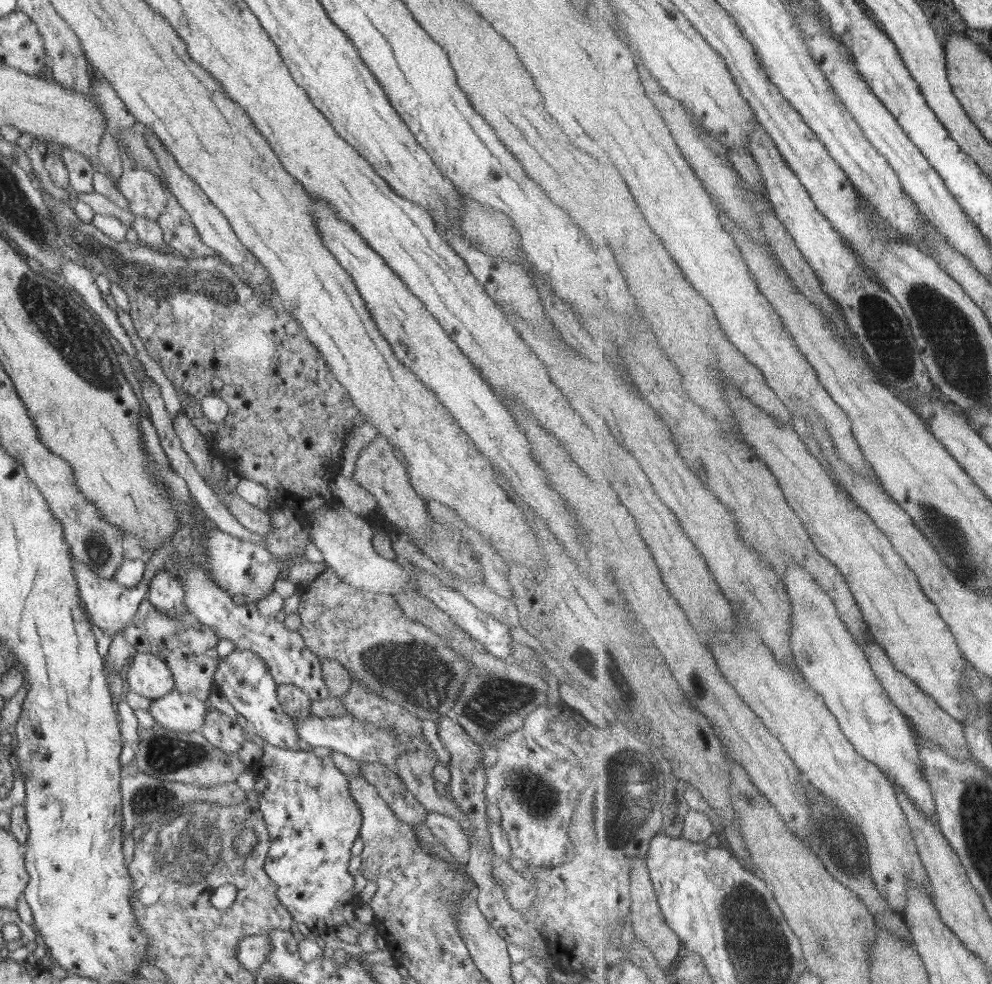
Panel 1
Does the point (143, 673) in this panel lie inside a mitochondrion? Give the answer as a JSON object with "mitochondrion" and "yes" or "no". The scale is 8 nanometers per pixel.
{"mitochondrion":"no"}

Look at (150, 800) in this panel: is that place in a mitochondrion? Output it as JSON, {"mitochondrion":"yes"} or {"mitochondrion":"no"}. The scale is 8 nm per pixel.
{"mitochondrion":"yes"}

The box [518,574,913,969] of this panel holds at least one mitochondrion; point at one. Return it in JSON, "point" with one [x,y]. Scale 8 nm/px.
{"point":[624,817]}

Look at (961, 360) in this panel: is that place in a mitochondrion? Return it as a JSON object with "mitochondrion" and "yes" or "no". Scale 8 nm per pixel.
{"mitochondrion":"yes"}

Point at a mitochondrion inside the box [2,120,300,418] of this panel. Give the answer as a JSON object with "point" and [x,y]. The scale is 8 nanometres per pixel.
{"point":[80,347]}

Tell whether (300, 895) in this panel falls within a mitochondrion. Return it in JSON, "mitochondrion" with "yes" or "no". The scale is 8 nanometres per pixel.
{"mitochondrion":"no"}

